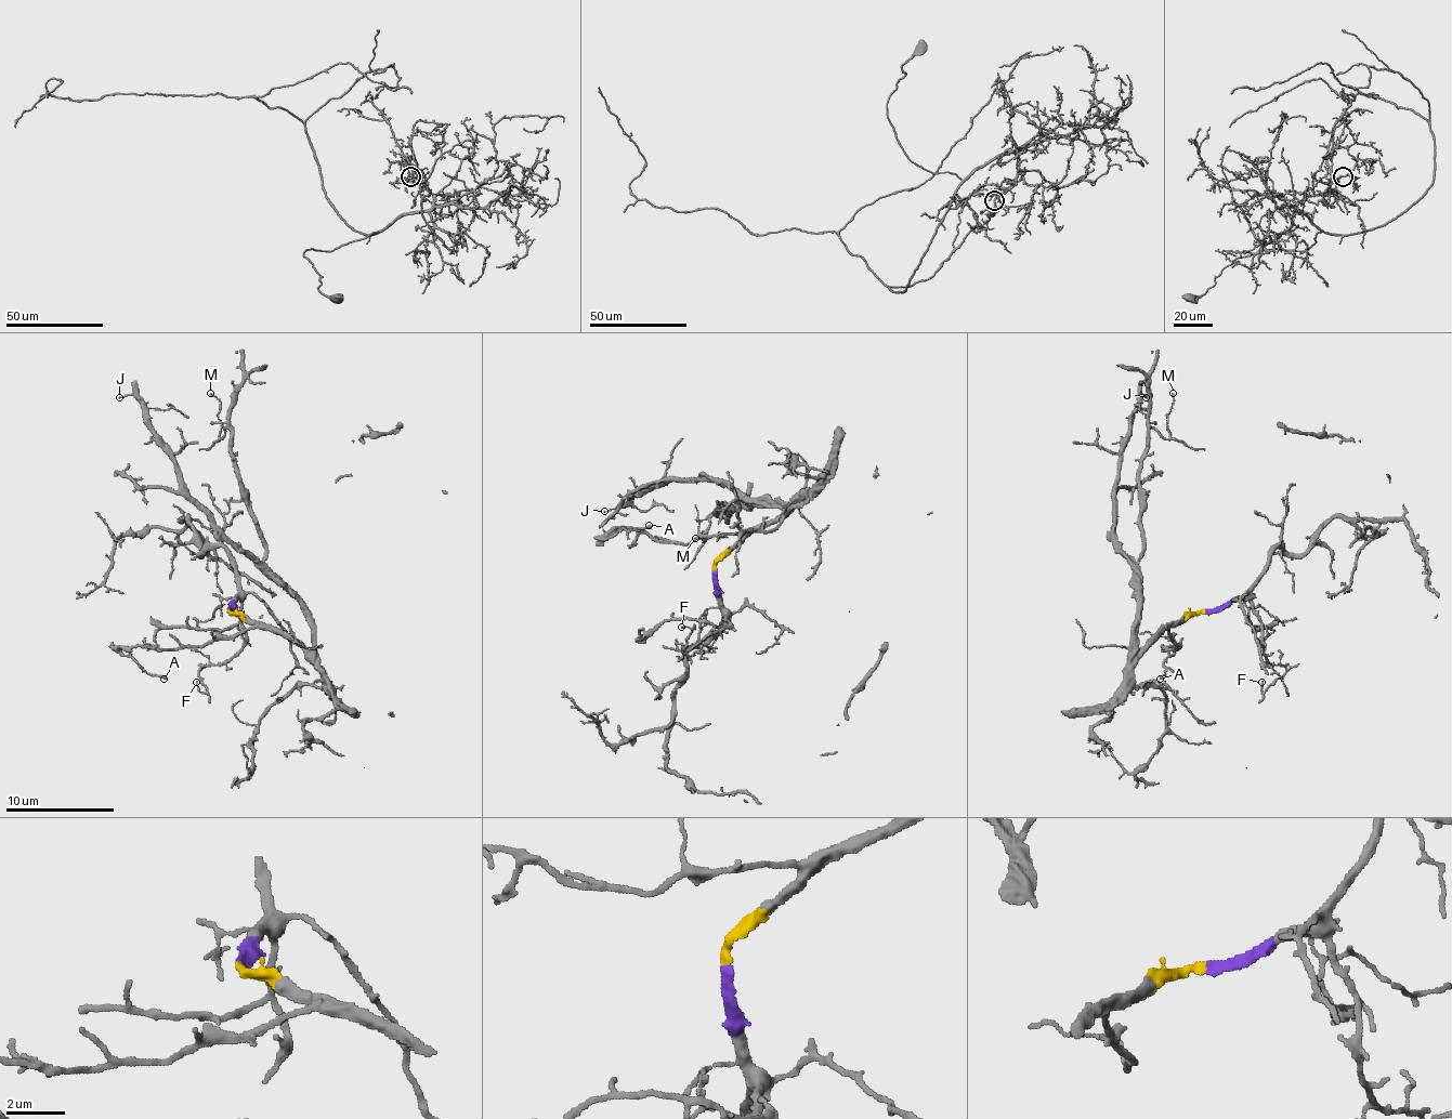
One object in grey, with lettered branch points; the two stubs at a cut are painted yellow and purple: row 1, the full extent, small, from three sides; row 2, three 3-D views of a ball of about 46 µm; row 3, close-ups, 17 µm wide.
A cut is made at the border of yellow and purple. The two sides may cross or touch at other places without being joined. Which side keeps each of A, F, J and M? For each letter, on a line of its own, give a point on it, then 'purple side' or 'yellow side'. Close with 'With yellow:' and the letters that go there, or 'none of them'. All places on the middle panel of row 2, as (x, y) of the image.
A: (649, 525) | yellow side
F: (681, 627) | purple side
J: (604, 511) | yellow side
M: (695, 538) | yellow side
With yellow: A, J, M

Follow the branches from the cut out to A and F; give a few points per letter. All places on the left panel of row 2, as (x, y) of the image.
A: (230, 611), (246, 614), (253, 628), (216, 635), (199, 646), (134, 646), (129, 652), (148, 673), (165, 679)
F: (230, 611), (230, 606), (237, 597), (246, 644), (216, 666), (199, 671), (203, 693), (197, 682)

